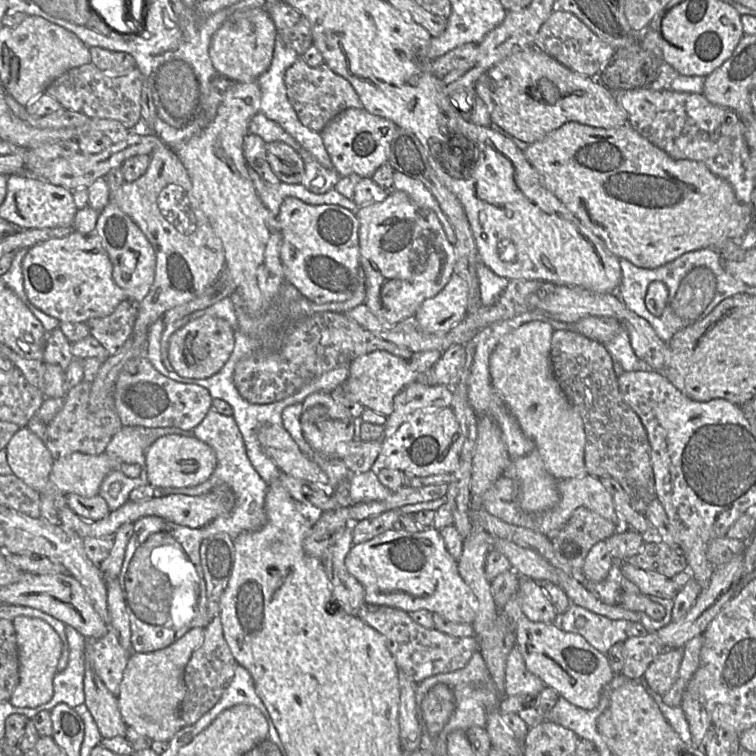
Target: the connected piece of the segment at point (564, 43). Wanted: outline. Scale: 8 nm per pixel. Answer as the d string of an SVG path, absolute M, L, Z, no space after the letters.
M555 9L541 26L534 46L570 70L590 78L599 76L616 50L602 41L575 15L560 9Z

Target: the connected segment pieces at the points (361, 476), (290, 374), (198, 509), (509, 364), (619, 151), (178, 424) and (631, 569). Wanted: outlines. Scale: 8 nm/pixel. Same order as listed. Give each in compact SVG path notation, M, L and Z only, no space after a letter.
M371 469L353 474L349 470L348 491L351 505L385 500L393 492L385 487Z
M317 312L287 328L285 341L279 350L257 351L239 361L234 370L233 380L238 392L248 402L252 404L268 404L283 400L297 393L303 386L325 372L349 365L355 358L377 350L384 350L405 359L411 357L414 353L406 347L398 346L375 336L353 320L348 319L344 313Z
M218 484L210 491L200 496L188 496L183 494L172 494L168 496L153 496L147 500L131 501L127 500L117 510L110 512L101 520L93 521L82 518L74 513L68 506L58 510L59 524L64 528L76 532L82 539L87 537L113 536L118 528L125 523L135 523L145 516L158 516L167 521L187 526L190 528L200 528L206 526L215 518L228 515L236 504L236 497L232 488L225 484Z
M535 320L506 334L489 358L491 383L523 433L534 441L546 470L557 480L585 477L584 424L554 376L550 358L553 332L550 324Z
M568 122L548 133L542 139L528 144L523 153L539 174L546 189L559 199L584 226L602 239L612 254L619 259L624 258L630 261L637 267L648 269L658 268L690 251L703 248L716 248L729 240L743 240L743 242L746 242L750 238L750 231L754 220L753 208L752 206L738 202L733 188L728 181L713 174L702 162L670 157L666 152L641 136L629 124L611 129L603 129L576 122Z
M145 356L138 359L138 371L130 374L122 370L118 375L113 391L115 409L123 426L141 426L145 428L177 428L192 431L205 418L212 407L209 391L197 384L185 384L160 374Z
M627 561L622 562L621 571L624 577L634 583L642 594L663 599L672 599L676 594L673 580L655 571L638 568Z

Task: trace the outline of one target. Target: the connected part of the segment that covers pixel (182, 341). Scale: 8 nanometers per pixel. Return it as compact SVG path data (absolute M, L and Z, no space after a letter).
M210 315L194 319L175 331L169 339L168 358L173 370L184 378L206 379L227 362L235 346L235 333L229 323Z

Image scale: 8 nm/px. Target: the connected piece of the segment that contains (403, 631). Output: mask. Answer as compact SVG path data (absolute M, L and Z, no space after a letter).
M364 603L360 606L357 617L385 637L385 645L395 659L398 670L403 671L416 684L437 674L465 667L478 649L475 636L454 637L434 628L425 628L398 608Z

